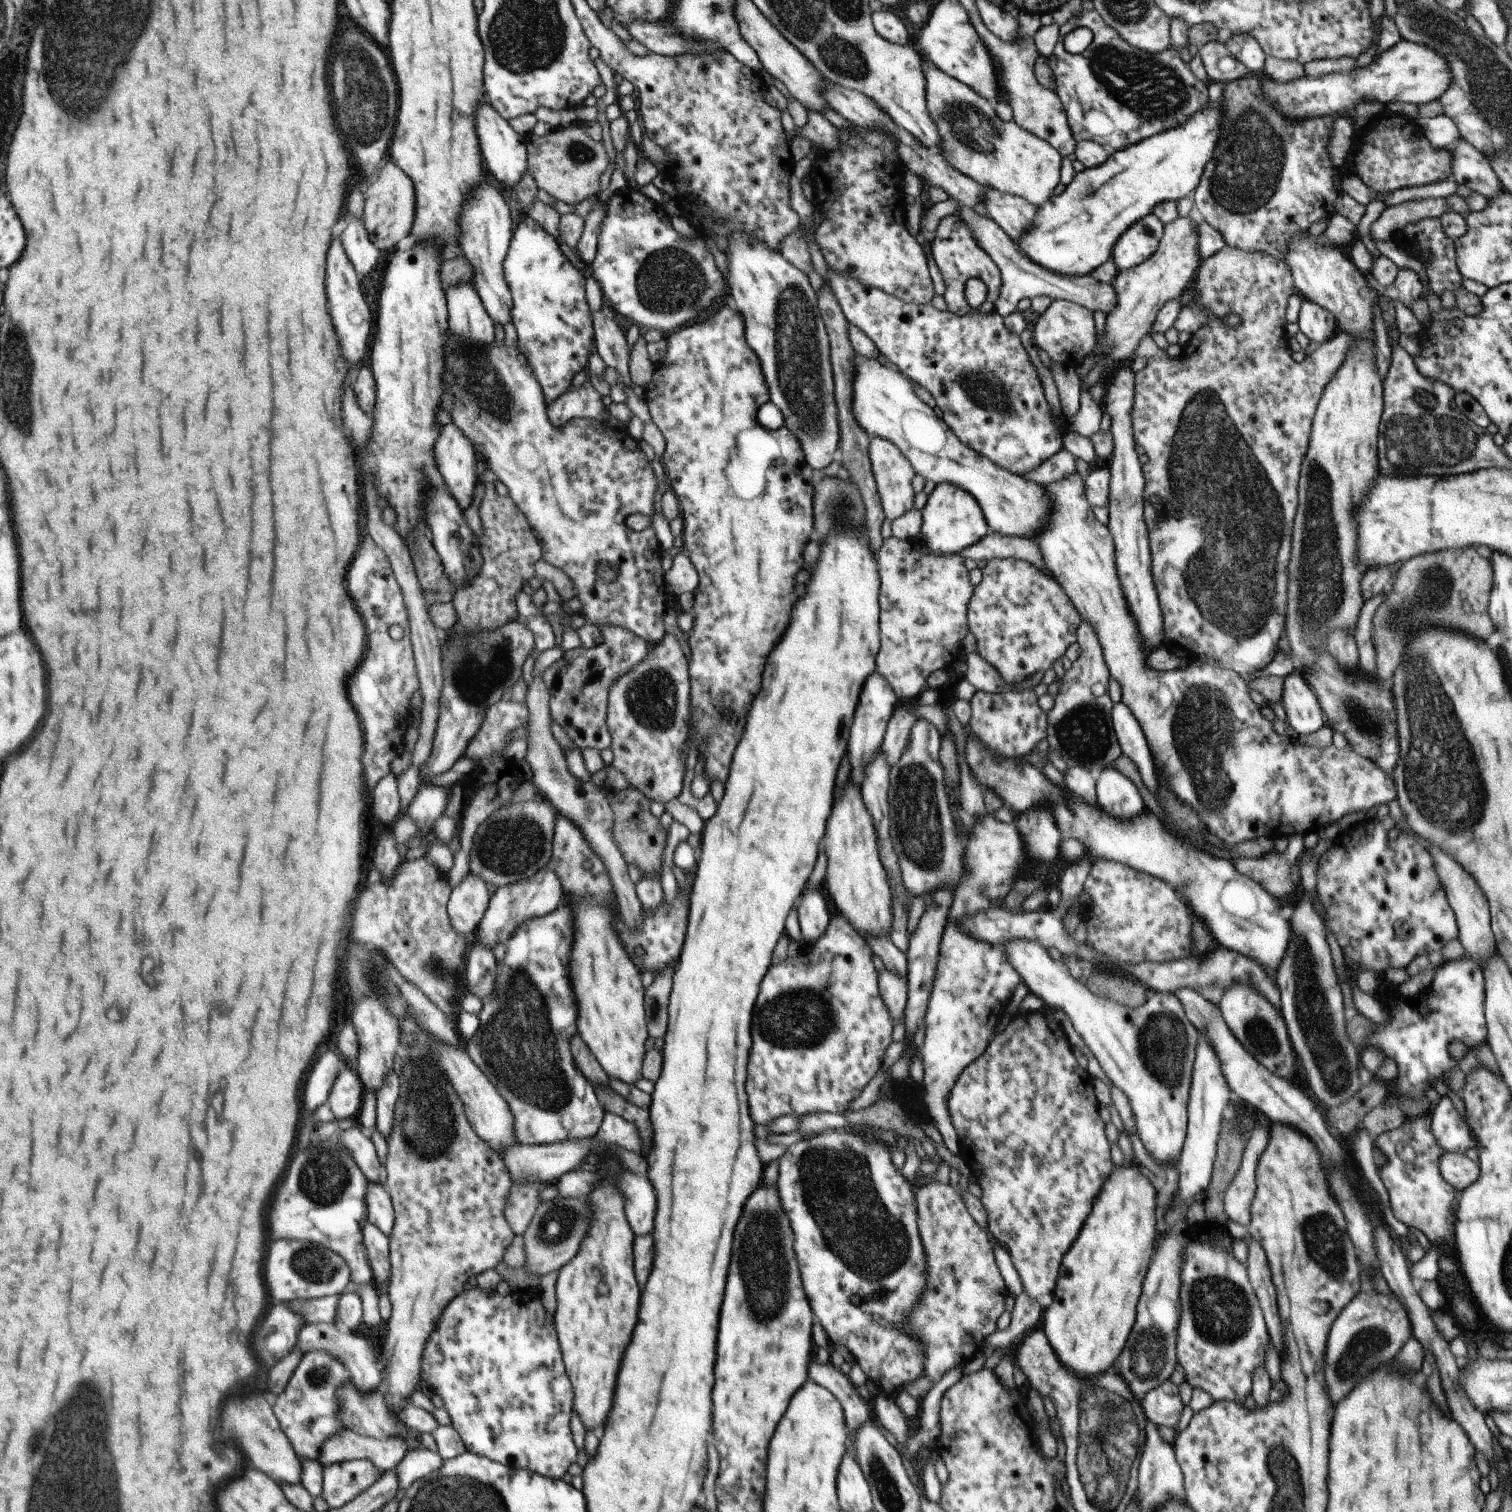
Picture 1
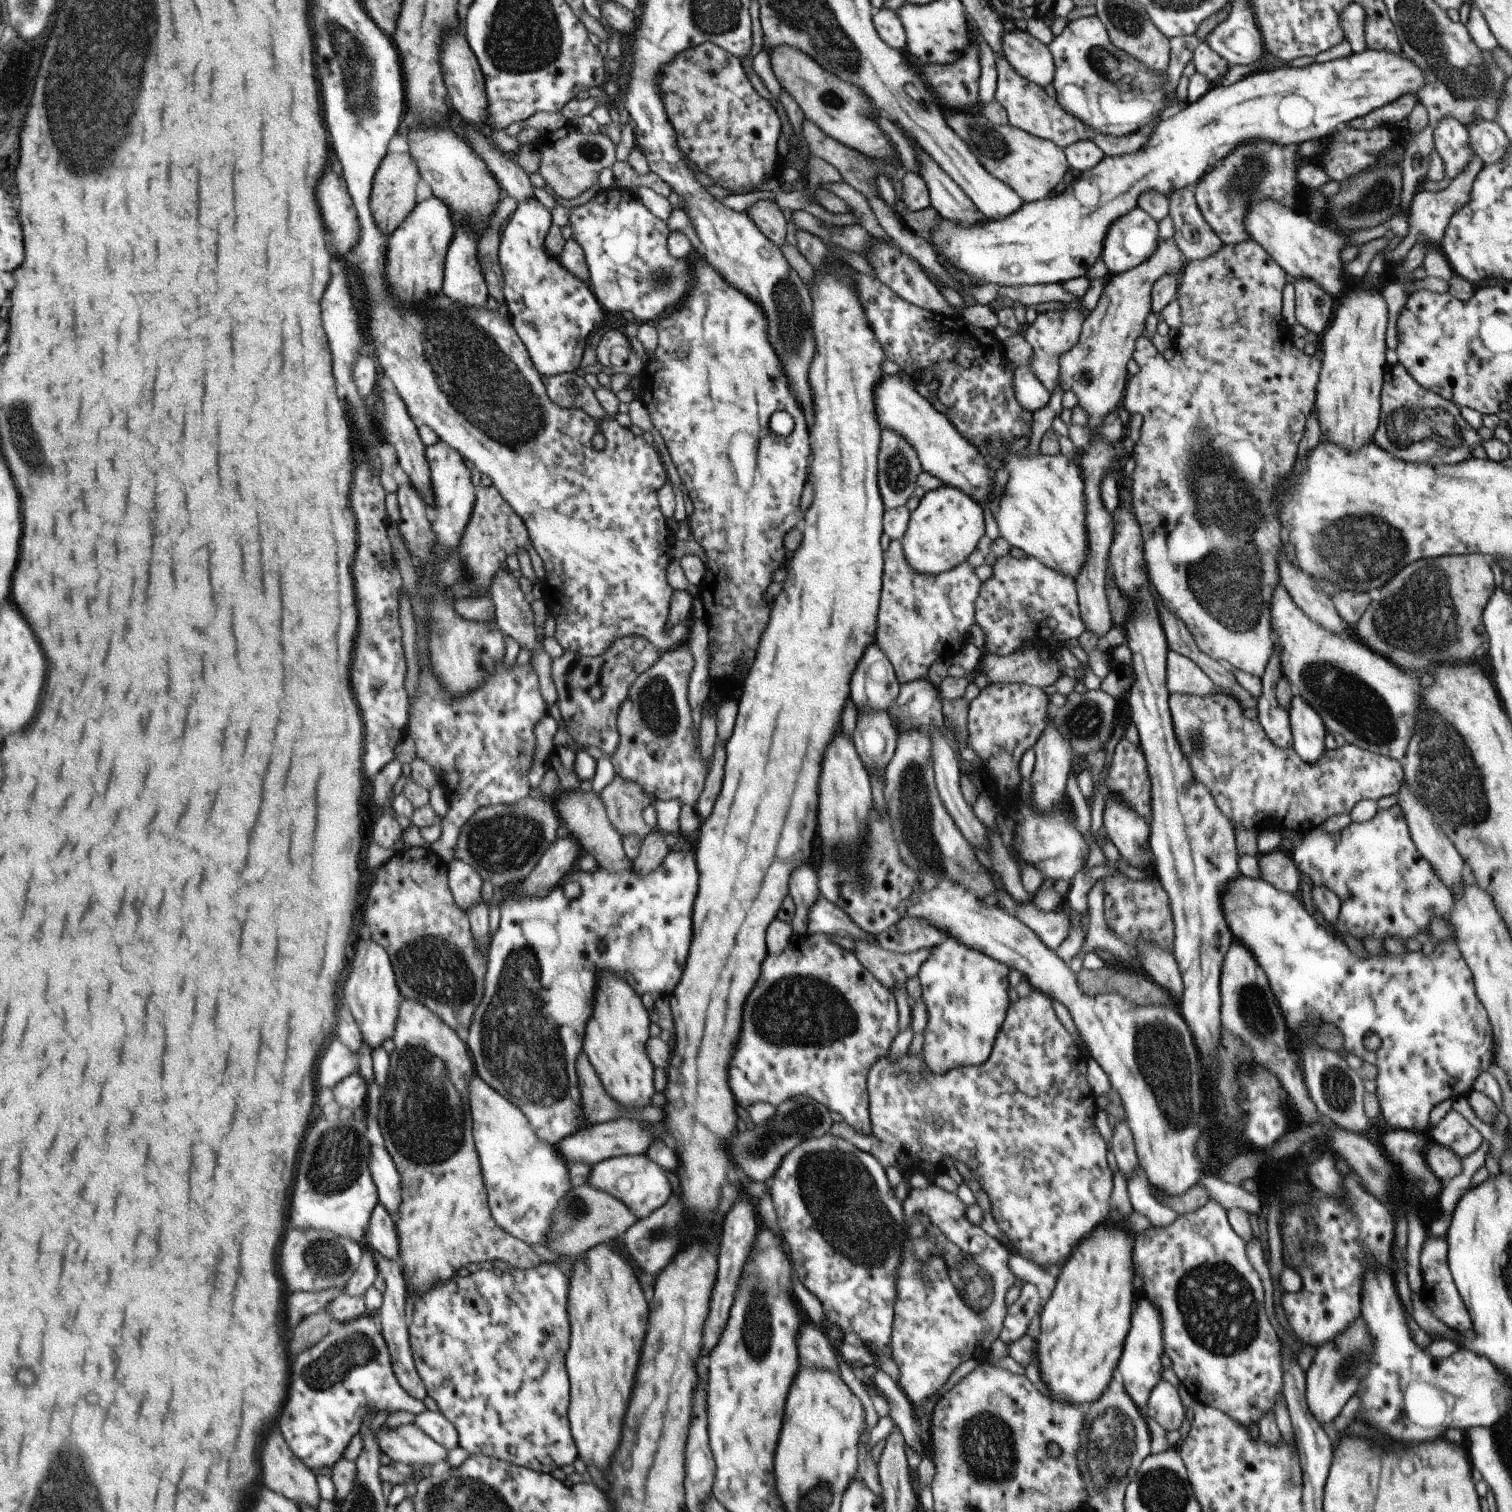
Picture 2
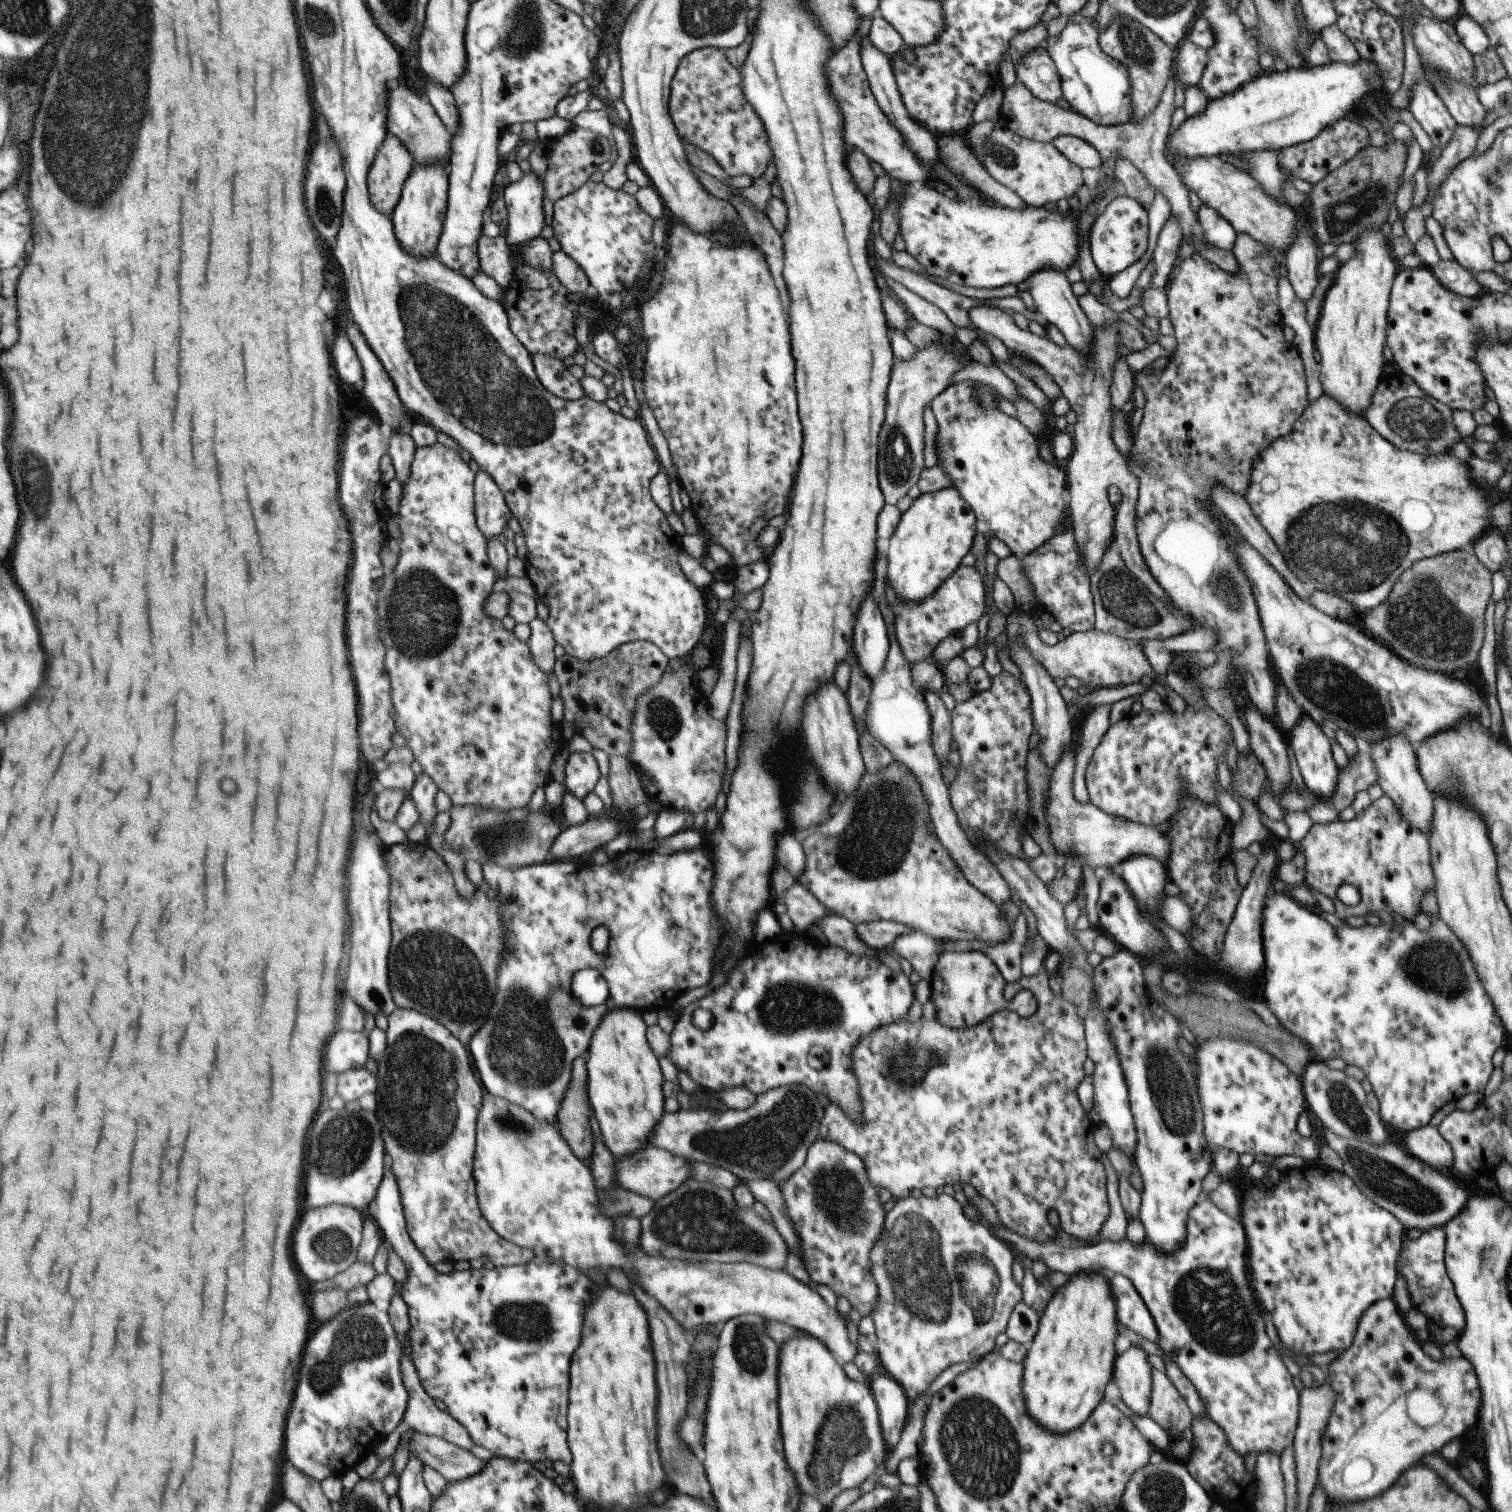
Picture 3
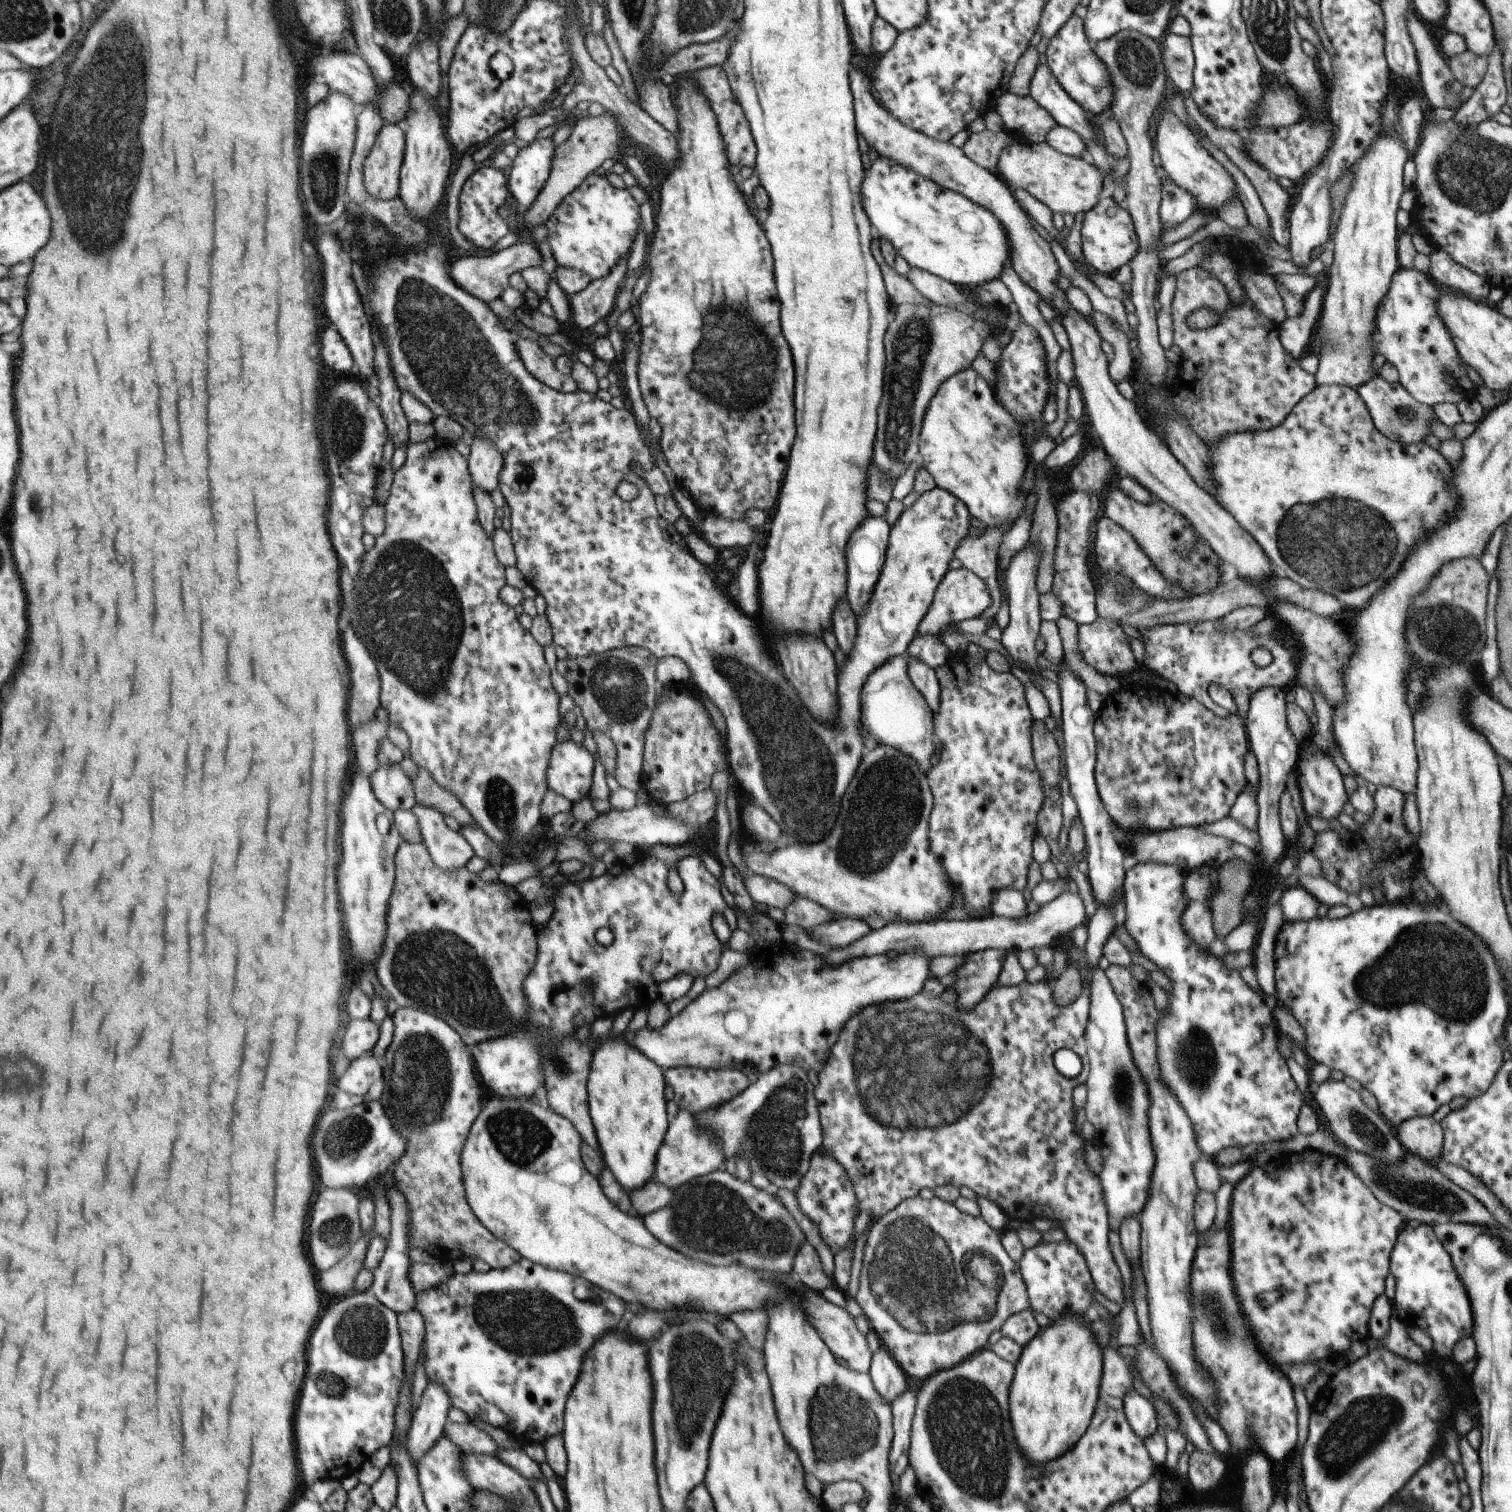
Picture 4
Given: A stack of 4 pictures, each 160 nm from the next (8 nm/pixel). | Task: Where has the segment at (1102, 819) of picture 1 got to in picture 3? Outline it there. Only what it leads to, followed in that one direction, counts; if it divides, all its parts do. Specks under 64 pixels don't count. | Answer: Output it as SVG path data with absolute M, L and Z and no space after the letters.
M1282 891L1269 892L1264 898L1264 905L1260 912L1260 932L1261 940L1263 940L1265 984L1259 988L1259 992L1266 1006L1277 1018L1279 1026L1306 1042L1314 1059L1326 1062L1332 1058L1342 1058L1346 1064L1361 1068L1377 1098L1378 1116L1387 1128L1395 1128L1401 1134L1410 1133L1428 1125L1429 1118L1447 1102L1455 1102L1469 1092L1483 1091L1491 1076L1491 1056L1499 1046L1506 1045L1506 1034L1491 1002L1487 1000L1486 992L1483 992L1483 987L1474 974L1473 965L1463 945L1441 919L1430 920L1430 926L1424 932L1417 930L1411 921L1405 921L1403 926L1394 924L1393 927L1381 922L1380 926L1375 927L1366 924L1365 927L1358 929L1347 925L1338 928L1329 925L1317 913L1291 899L1286 891Z

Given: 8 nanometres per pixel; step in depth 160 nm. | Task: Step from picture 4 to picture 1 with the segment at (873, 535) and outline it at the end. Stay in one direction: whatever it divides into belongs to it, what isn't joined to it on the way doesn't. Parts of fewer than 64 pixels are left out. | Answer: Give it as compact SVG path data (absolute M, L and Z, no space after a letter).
M877 673L871 674L867 684L863 684L863 692L859 694L859 708L855 710L851 730L849 730L849 744L847 744L847 760L850 766L848 780L859 789L859 792L864 779L865 766L874 753L880 750L887 721L891 718L897 703L896 696L888 688L882 676Z

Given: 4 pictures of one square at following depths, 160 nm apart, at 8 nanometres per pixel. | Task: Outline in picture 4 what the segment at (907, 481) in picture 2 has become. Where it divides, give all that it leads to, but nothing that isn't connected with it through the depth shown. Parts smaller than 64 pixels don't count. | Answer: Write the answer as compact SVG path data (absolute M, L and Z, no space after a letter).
M933 302L930 307L900 304L896 305L895 315L891 317L885 334L889 334L887 340L883 340L887 364L883 366L883 396L877 408L873 463L880 474L893 485L907 470L907 466L918 459L919 429L928 402L946 378L970 367L971 361L980 352L982 340L990 336L990 326L988 322L975 320L957 309L935 305Z

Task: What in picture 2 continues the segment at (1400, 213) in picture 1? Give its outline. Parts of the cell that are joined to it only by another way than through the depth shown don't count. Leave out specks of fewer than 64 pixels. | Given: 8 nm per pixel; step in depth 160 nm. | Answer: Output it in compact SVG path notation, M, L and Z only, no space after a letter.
M1269 198L1251 202L1243 216L1243 228L1249 234L1250 241L1259 244L1271 260L1286 273L1290 281L1295 278L1307 278L1319 284L1319 288L1323 288L1335 299L1347 290L1341 280L1343 263L1339 260L1339 250L1346 246L1350 237L1345 232L1311 222L1307 214L1285 208L1283 204L1273 202Z

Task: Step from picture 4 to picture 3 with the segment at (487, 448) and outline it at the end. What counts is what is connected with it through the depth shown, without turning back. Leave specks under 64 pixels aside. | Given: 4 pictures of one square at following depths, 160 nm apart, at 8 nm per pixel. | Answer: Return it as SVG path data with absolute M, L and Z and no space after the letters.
M479 469L475 486L479 532L486 541L490 541L503 532L512 514L505 504L501 491L485 471Z

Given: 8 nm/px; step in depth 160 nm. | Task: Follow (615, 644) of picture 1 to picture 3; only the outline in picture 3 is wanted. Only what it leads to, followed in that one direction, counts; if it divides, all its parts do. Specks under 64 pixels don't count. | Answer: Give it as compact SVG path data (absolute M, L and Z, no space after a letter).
M631 641L608 652L603 658L582 661L569 655L555 658L554 675L559 684L562 700L562 718L577 735L583 736L593 749L602 750L607 756L624 756L628 760L630 751L630 722L635 699L646 691L661 676L668 664L668 658L651 641Z

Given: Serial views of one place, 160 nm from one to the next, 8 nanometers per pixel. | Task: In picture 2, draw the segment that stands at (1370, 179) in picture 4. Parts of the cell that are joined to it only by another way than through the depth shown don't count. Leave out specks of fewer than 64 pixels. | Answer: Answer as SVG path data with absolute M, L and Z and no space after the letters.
M1361 285L1347 288L1335 299L1336 308L1331 312L1331 320L1323 333L1316 338L1321 349L1321 365L1315 388L1314 406L1319 418L1319 439L1329 444L1339 444L1347 452L1355 452L1369 444L1379 421L1380 391L1384 372L1387 369L1384 353L1387 325L1387 305L1380 293L1381 289L1366 290Z

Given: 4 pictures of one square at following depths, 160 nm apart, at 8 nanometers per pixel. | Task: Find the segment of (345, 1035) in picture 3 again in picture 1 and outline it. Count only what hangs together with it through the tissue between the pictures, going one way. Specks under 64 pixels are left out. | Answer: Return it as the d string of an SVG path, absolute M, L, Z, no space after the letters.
M327 1052L317 1060L305 1084L305 1108L315 1110L328 1102L337 1075L346 1066L349 1063L340 1052Z

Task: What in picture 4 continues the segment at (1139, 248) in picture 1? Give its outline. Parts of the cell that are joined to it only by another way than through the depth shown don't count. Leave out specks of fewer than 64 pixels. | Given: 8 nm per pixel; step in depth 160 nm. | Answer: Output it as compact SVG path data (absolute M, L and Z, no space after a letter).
M1113 197L1101 198L1090 208L1080 227L1081 254L1084 262L1095 272L1113 276L1115 272L1128 263L1138 249L1138 238L1125 207L1121 207Z

